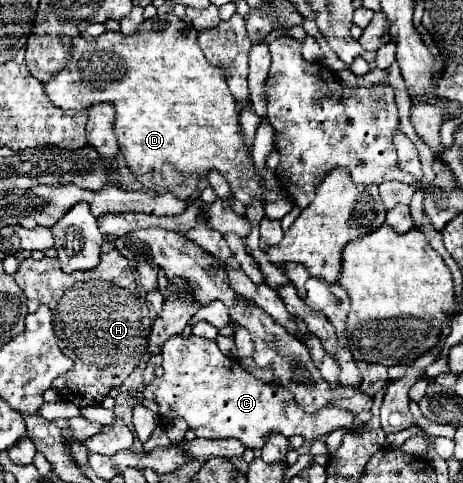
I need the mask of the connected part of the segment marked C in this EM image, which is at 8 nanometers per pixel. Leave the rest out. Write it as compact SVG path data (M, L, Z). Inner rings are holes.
M173 335L165 341L161 351L165 373L143 389L143 397L159 403L161 419L169 421L181 417L199 437L235 437L249 449L261 449L267 435L273 431L285 437L301 435L307 441L313 441L339 427L351 427L351 431L357 431L363 425L359 423L353 427L353 415L335 407L325 407L315 415L307 415L289 391L283 391L283 387L269 387L261 379L255 379L237 359L225 357L211 339L197 335L183 339L181 335Z

